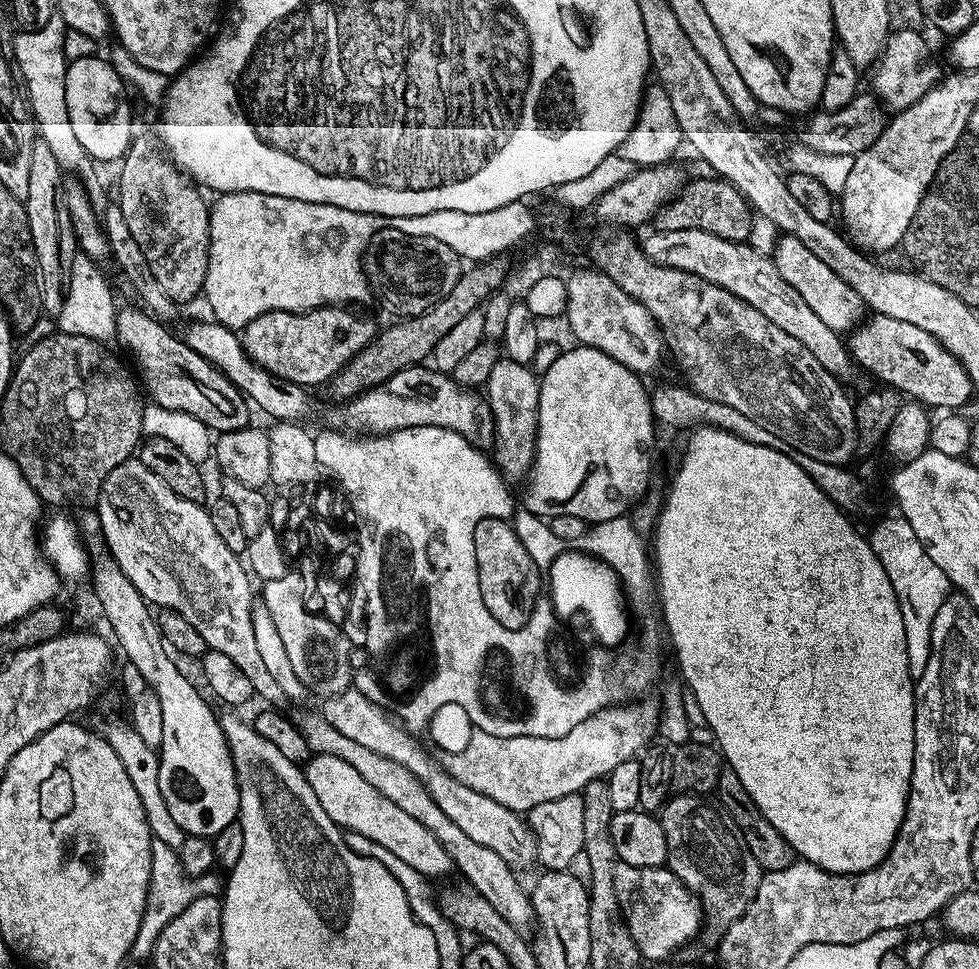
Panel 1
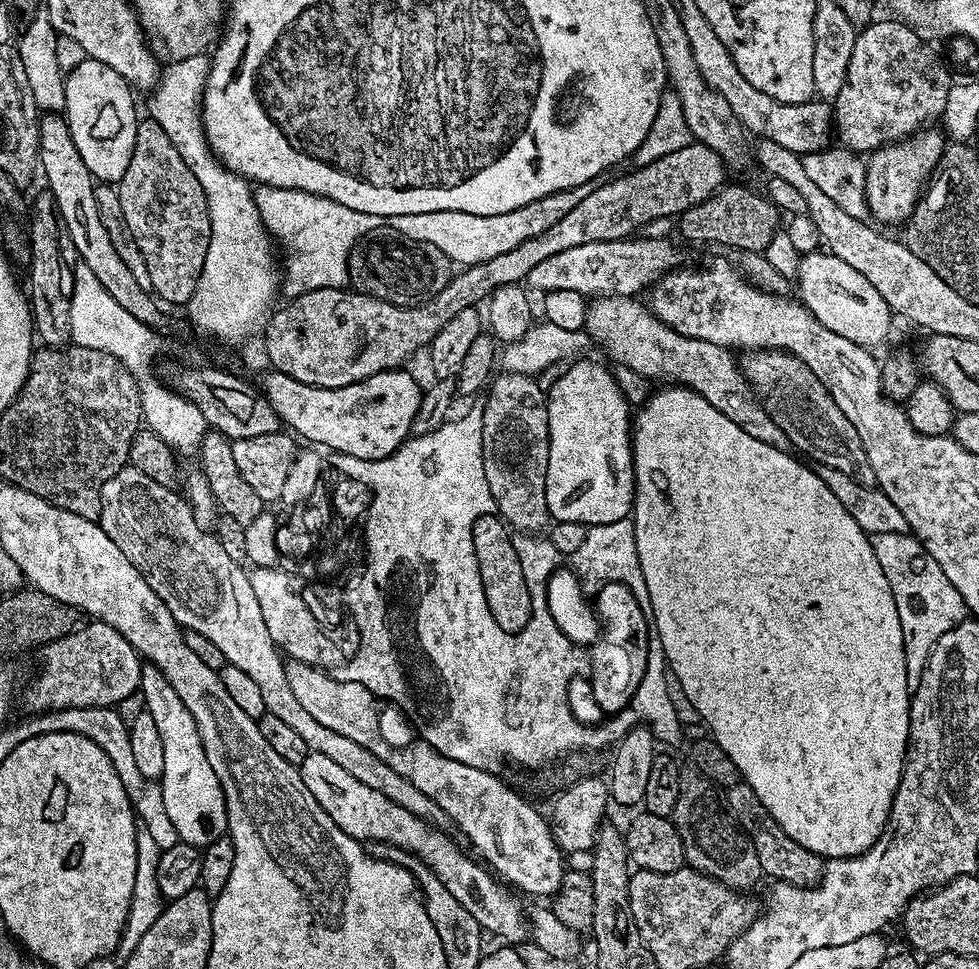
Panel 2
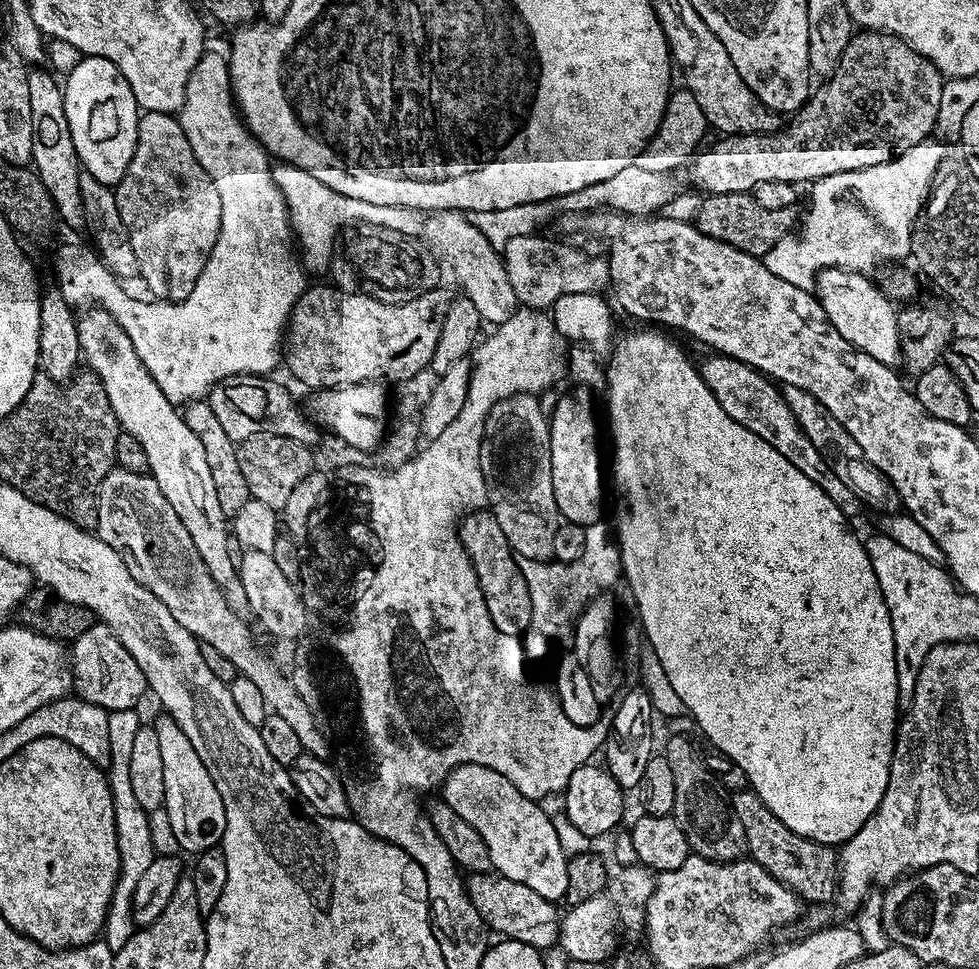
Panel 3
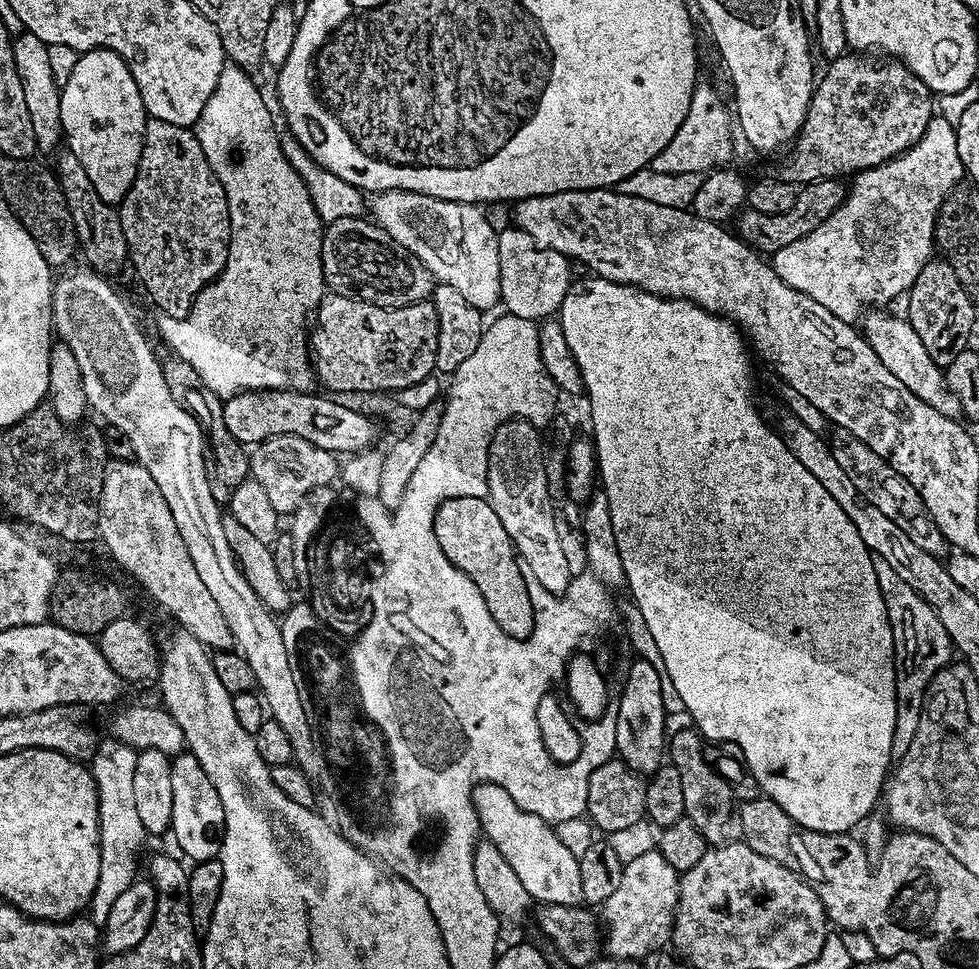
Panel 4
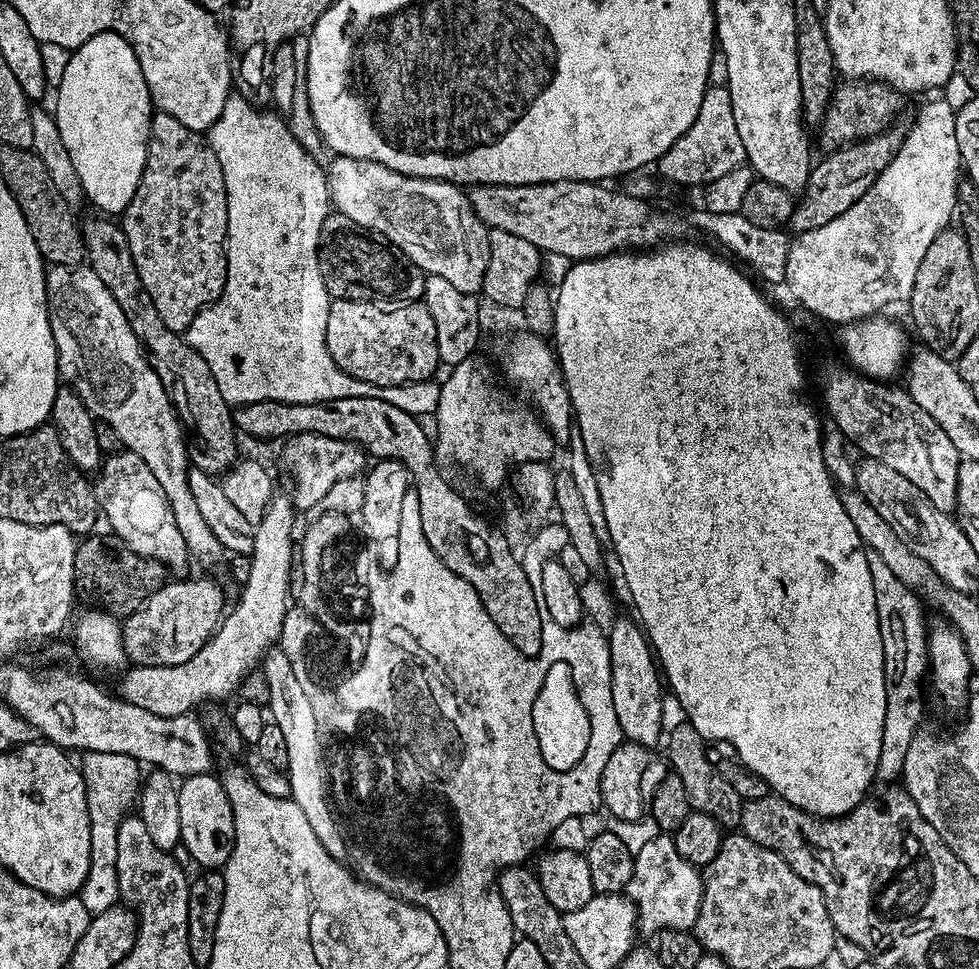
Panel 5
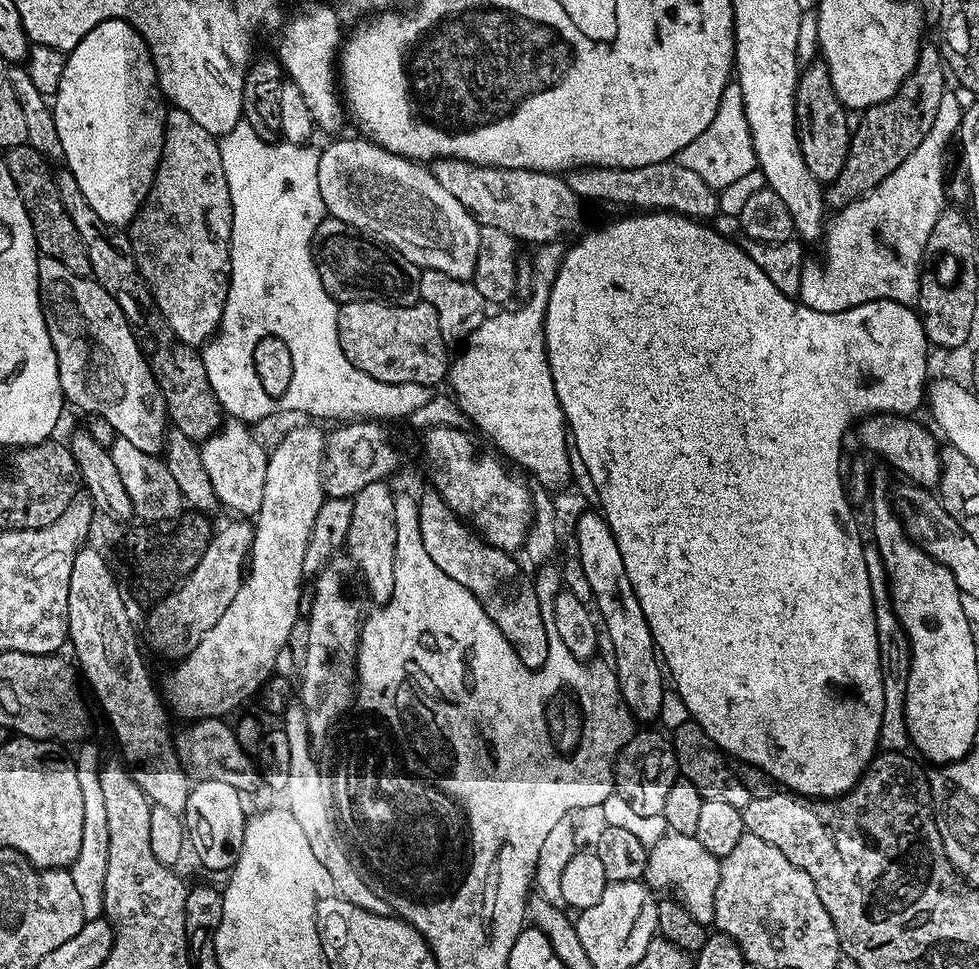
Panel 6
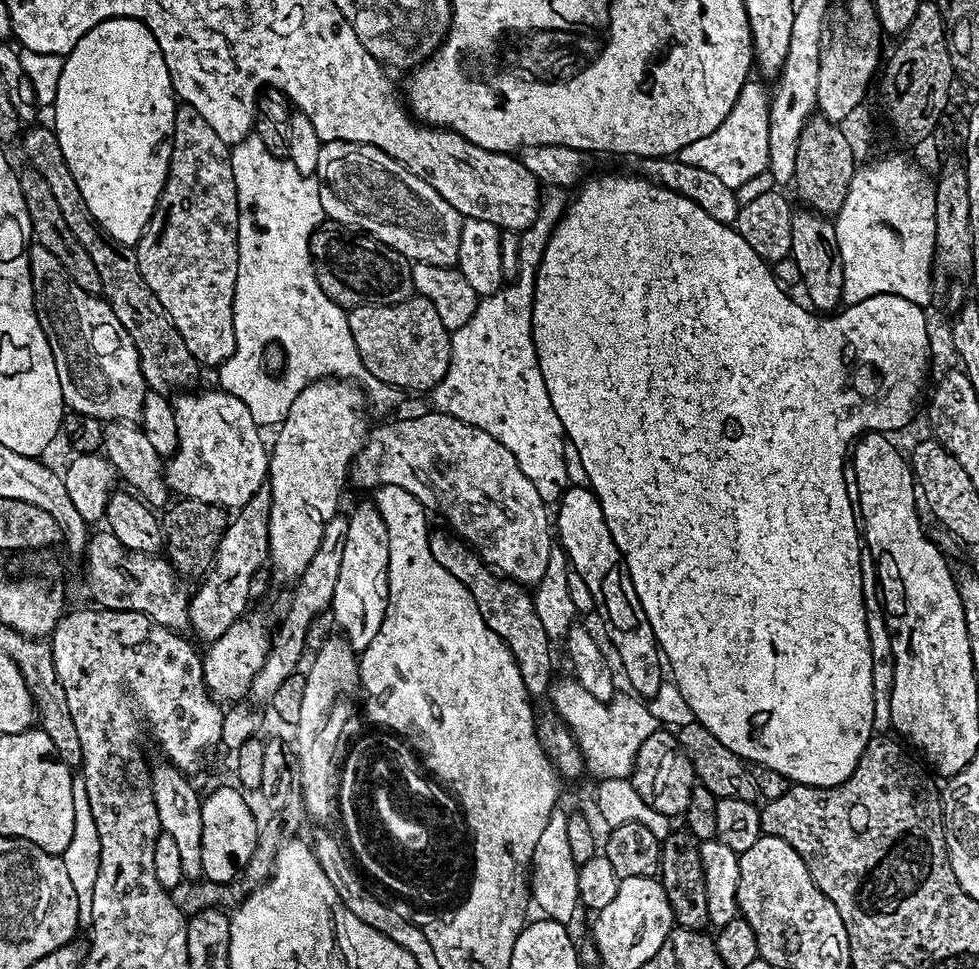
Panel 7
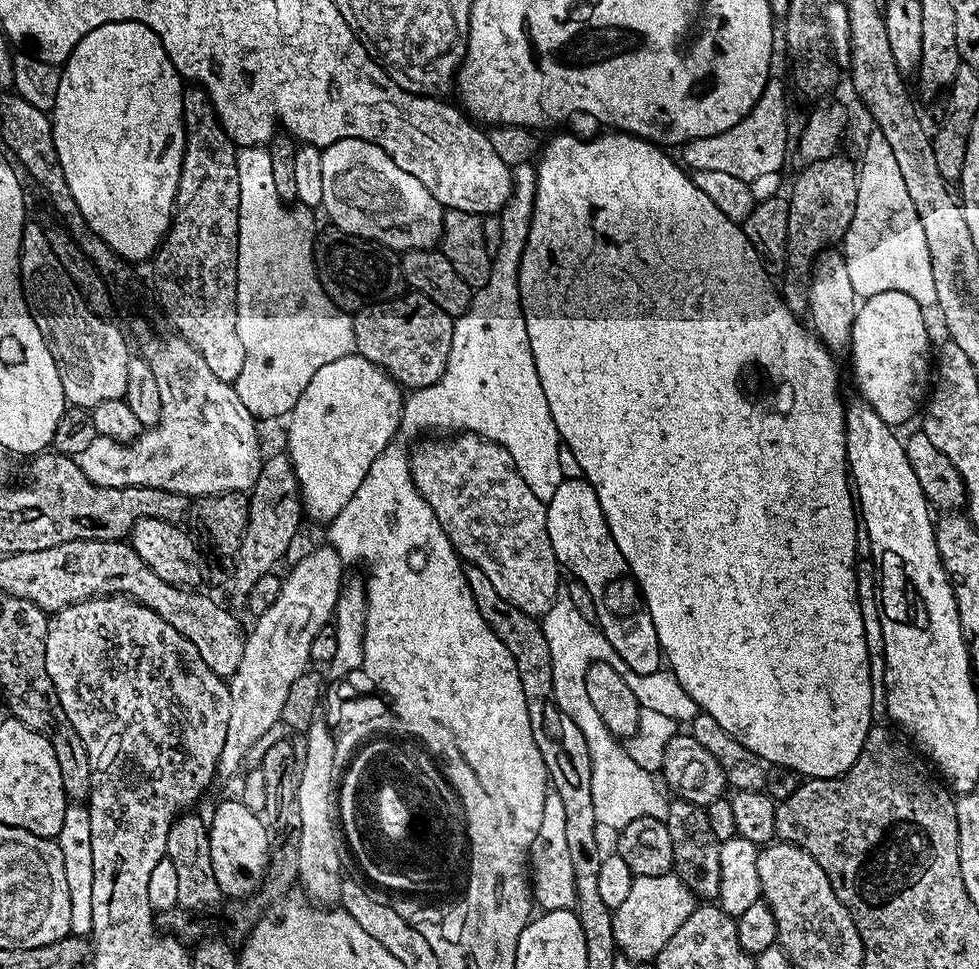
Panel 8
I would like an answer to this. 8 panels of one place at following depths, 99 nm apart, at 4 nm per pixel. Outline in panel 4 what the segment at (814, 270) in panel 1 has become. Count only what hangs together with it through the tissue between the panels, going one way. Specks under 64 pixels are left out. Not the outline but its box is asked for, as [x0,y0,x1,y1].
[862,310,961,417]

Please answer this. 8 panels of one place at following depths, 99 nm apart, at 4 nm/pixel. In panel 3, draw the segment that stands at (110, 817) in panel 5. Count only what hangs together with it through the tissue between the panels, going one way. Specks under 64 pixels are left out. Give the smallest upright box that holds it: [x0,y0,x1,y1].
[102,708,157,953]

